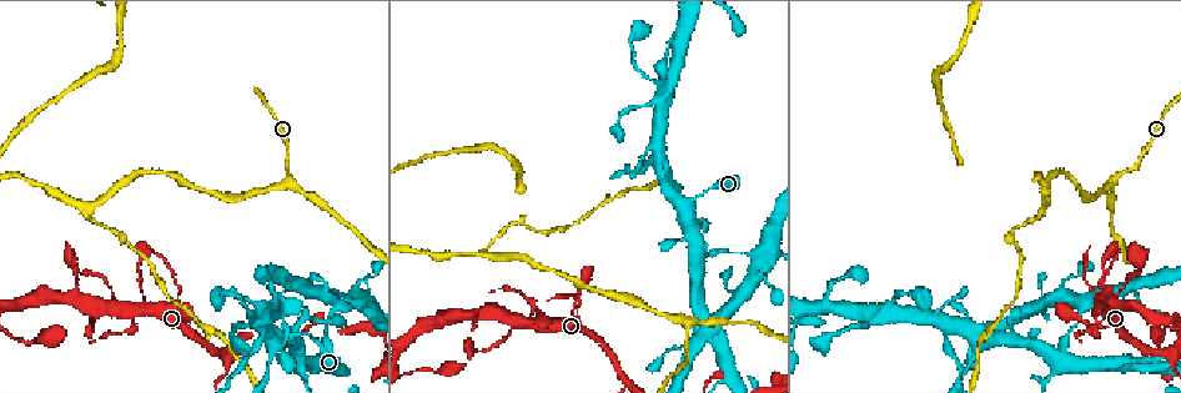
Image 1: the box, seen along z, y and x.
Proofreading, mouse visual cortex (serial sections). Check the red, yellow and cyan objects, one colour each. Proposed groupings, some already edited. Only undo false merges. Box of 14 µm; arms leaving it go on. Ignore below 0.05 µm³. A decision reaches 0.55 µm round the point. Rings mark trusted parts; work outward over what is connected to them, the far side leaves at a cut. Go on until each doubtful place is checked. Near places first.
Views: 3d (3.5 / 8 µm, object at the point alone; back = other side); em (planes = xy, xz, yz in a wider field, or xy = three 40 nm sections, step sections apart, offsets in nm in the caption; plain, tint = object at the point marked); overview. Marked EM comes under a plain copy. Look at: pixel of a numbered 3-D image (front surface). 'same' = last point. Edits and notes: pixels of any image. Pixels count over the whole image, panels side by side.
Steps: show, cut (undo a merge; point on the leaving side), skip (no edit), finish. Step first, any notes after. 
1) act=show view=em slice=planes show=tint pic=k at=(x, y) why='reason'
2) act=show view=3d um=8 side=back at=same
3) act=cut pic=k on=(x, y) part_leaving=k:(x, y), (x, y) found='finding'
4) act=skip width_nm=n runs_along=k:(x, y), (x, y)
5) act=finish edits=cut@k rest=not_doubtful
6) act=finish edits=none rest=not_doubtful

act=show view=3d um=3.5 pic=1 at=(686, 323) why='three arms meet'

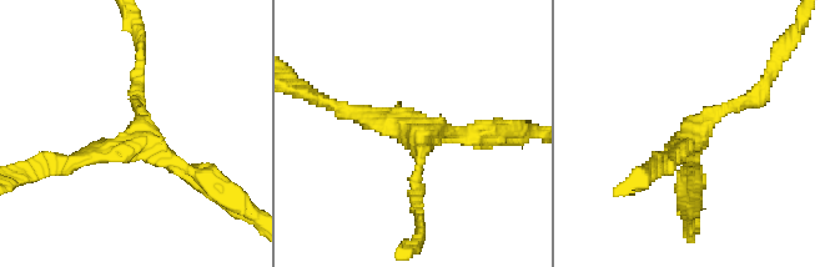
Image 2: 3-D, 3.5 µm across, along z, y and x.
act=show view=em slice=planes show=tint pic=2 at=(143, 133) arms=3 arm_widths_nm=150,200,250

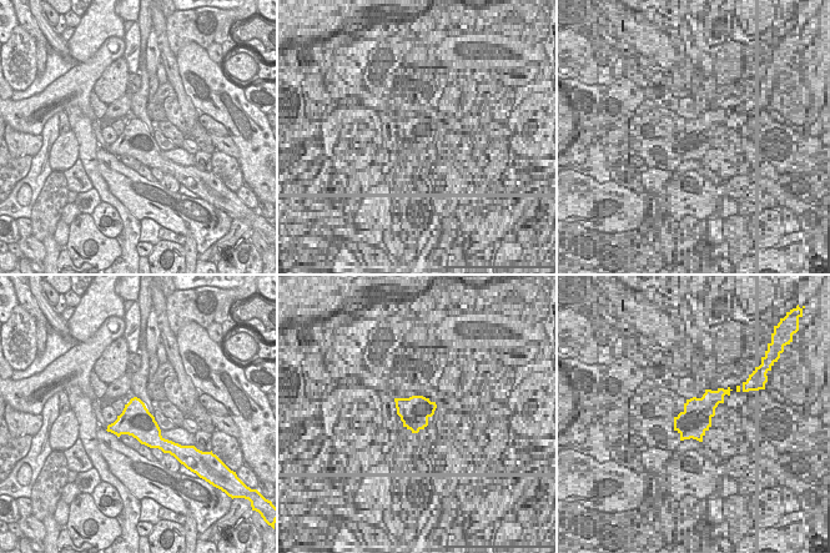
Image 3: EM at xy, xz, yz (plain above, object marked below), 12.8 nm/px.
act=skip runs_along=2:(761, 85), (710, 115), (669, 161) found='all the same cell'

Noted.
act=show view=3d um=3.5 side=back pic=1 at=(1046, 209) why='three-way junction'

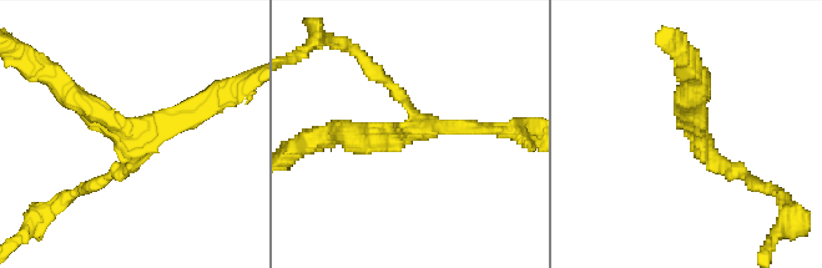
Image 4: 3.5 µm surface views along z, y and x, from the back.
act=show view=em slice=xy step=1 show=tint pic=4 at=(131, 133) arms=3 arm_widths_nm=150,250,300

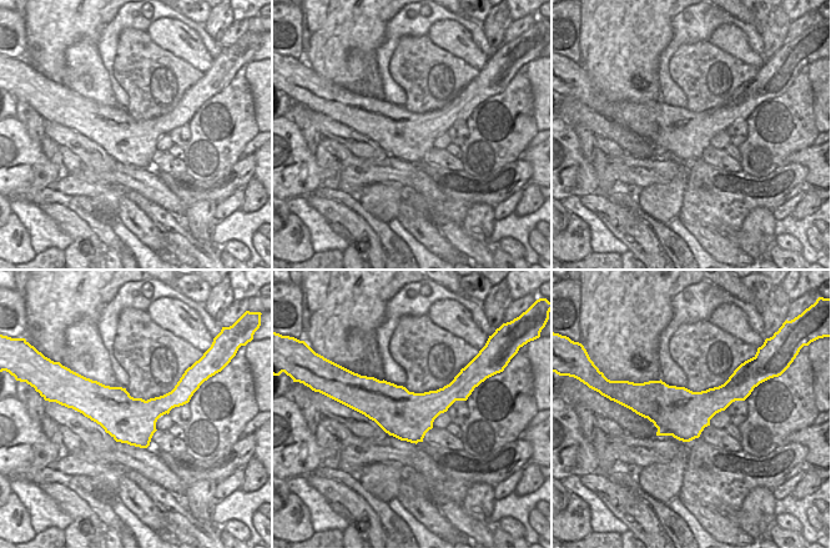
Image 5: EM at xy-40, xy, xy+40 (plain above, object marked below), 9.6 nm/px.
act=skip width_nm=480 runs_along=4:(694, 87), (697, 141), (745, 176) found='continuous, no second cell'

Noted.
act=show view=3d um=3.5 pic=1 at=(119, 308) why='narrows sharply'

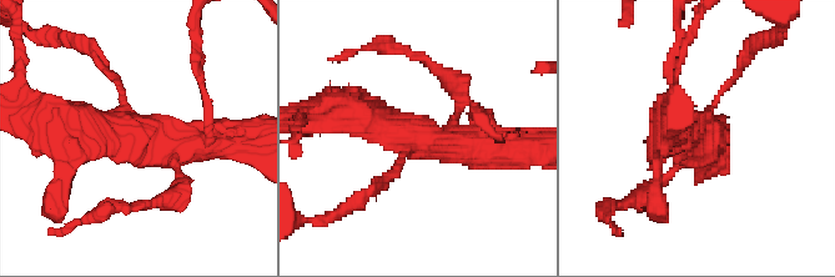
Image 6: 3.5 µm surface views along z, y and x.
act=show view=em slice=xy step=3 show=tint pic=6 at=(700, 141)

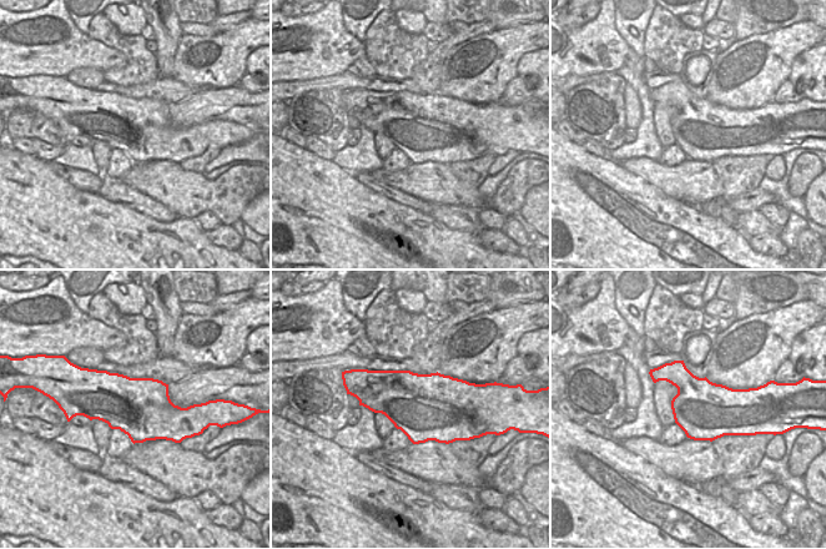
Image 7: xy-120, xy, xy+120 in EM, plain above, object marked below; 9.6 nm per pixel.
act=skip width_nm=650 runs_along=6:(499, 151), (422, 142), (346, 114) found='continuous, no second cell'

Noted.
act=finish edits=none rest=not_doubtful

